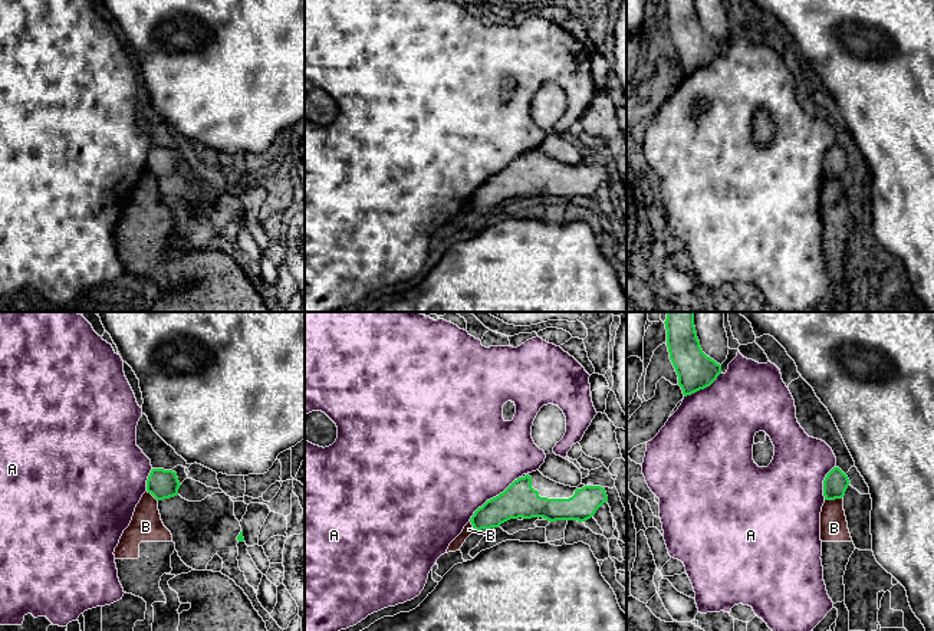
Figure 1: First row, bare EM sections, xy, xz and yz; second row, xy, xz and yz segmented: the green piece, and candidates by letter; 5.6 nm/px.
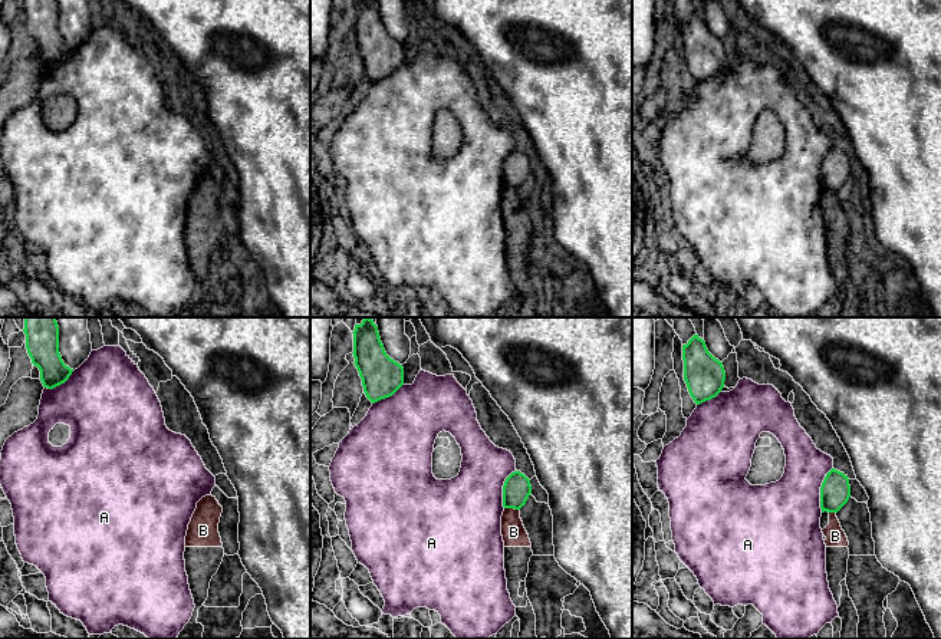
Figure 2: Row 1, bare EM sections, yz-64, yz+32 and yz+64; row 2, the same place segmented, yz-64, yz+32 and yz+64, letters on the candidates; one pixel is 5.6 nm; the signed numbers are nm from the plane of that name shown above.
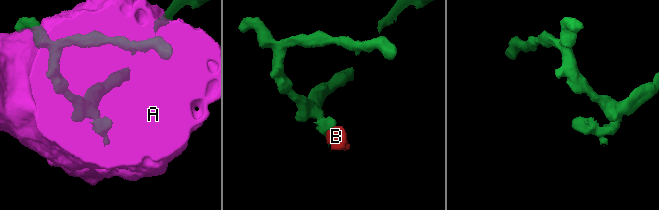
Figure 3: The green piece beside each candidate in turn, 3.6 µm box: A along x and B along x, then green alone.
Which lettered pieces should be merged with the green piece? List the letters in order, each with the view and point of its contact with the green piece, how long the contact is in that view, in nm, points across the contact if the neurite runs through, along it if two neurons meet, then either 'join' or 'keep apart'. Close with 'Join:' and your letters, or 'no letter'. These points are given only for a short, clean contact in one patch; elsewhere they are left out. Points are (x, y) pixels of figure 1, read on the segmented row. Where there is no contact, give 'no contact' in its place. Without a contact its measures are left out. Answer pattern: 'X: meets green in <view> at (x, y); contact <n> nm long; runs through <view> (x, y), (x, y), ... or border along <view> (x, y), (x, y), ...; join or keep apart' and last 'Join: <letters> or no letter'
A: meets green in xz at (493, 498); contact 380 nm long; keep apart
B: meets green in yz at (834, 499); contact 110 nm long; border along yz (842, 496), (825, 500); keep apart
Join: no letter

